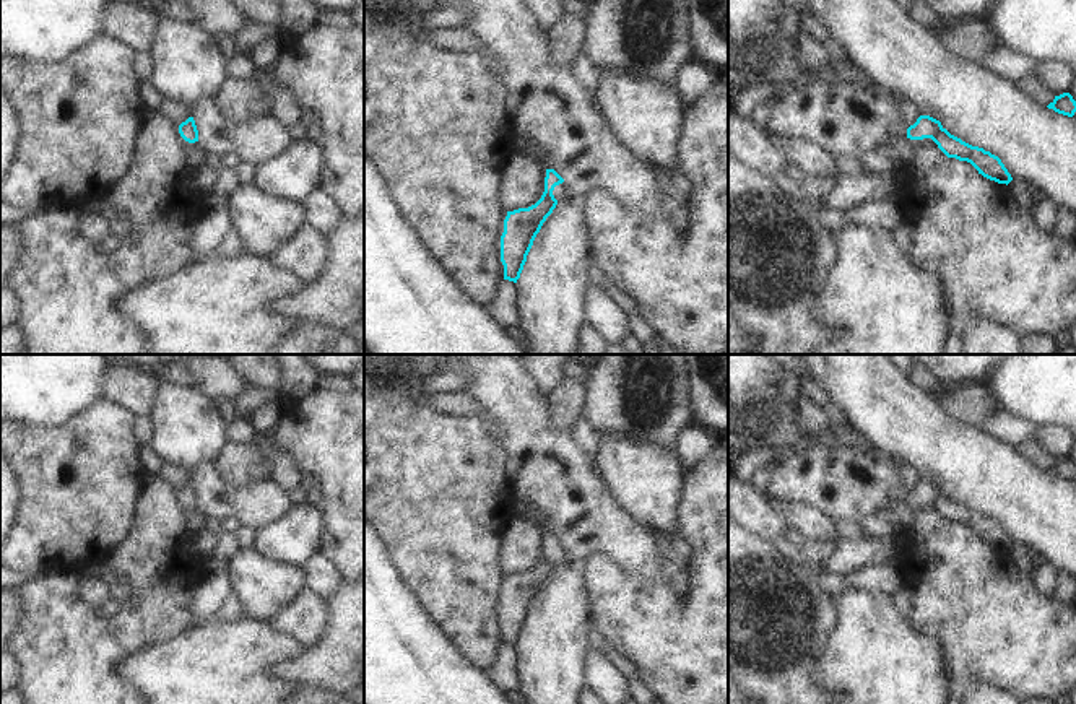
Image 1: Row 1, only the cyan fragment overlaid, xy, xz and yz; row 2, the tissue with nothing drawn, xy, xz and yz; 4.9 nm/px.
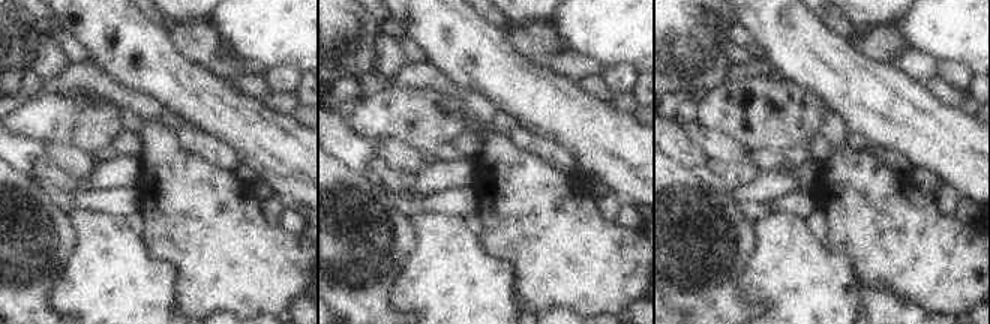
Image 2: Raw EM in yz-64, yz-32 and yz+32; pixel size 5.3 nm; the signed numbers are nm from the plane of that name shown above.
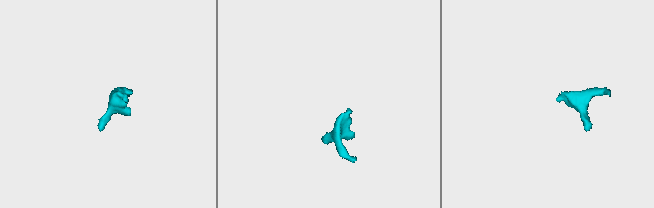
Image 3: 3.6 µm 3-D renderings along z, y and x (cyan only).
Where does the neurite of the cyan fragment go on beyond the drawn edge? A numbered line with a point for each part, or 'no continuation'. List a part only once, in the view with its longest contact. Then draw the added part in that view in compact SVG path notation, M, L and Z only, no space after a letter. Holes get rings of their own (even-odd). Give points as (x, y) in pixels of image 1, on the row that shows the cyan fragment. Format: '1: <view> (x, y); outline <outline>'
1: yz (911, 112); outline M892 94L892 101L900 107L907 127L913 125L917 119L922 115L913 102L894 94Z

